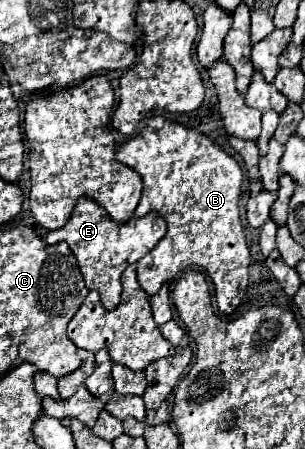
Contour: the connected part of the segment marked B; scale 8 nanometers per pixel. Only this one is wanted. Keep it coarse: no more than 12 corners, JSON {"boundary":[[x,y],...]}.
{"boundary":[[162,116],[116,152],[136,216],[166,236],[138,260],[148,296],[200,266],[218,310],[248,288],[242,168]]}

